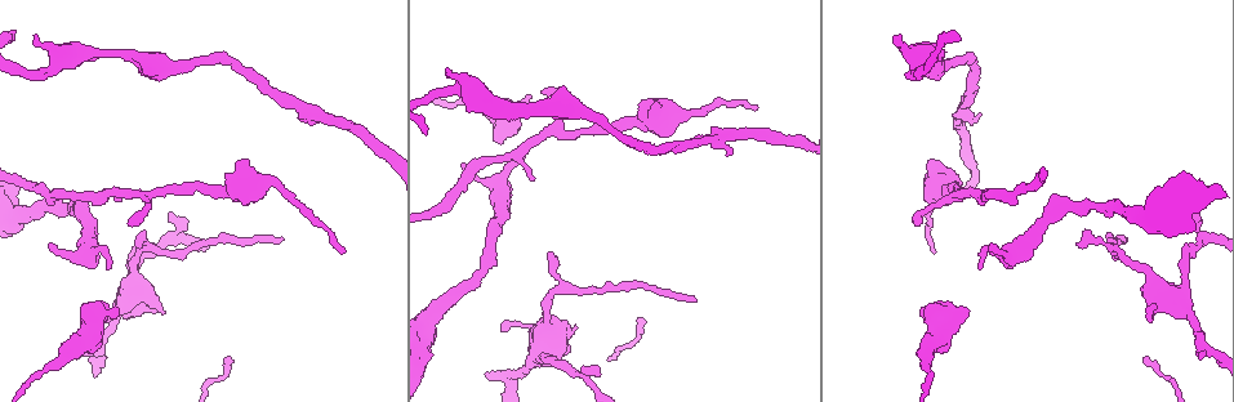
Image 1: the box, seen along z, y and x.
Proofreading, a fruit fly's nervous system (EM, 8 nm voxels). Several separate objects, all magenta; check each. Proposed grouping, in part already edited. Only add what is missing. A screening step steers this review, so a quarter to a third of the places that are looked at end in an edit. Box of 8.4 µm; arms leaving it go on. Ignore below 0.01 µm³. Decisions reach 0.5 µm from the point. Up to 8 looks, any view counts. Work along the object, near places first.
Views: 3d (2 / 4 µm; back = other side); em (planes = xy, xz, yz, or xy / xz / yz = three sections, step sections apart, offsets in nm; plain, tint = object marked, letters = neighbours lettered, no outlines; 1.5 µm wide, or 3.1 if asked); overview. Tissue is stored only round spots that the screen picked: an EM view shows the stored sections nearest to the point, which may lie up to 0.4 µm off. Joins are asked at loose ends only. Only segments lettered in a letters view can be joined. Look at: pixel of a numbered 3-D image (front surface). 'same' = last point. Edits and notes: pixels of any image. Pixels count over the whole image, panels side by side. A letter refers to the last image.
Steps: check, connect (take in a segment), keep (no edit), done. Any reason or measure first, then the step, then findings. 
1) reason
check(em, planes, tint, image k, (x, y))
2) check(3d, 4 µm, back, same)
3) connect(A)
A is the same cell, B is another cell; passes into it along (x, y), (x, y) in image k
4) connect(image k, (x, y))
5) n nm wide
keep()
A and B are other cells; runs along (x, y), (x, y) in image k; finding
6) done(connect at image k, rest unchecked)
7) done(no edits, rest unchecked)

branch stops here
check(em, planes, tint, image 1, (487, 374))

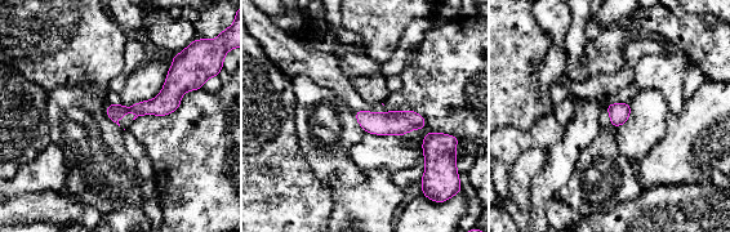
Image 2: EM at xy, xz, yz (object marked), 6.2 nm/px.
see the neighbours
check(em, planes, letters, same)

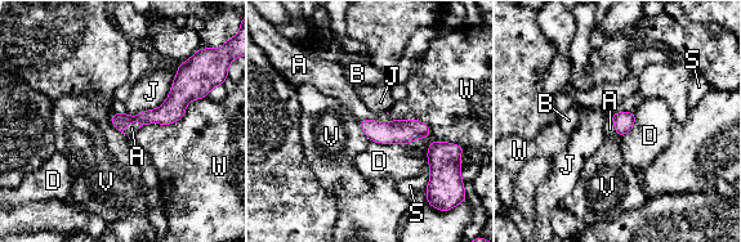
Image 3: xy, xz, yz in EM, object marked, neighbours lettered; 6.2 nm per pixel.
100 nm wide
connect(A)
A is the same cell, B, D, J, S, V and W are other cells; passes into it along (404, 131), (374, 121), (346, 93) in image 3; it goes on there

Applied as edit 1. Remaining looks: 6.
branch stops here
check(em, planes, letters, image 1, (462, 163))

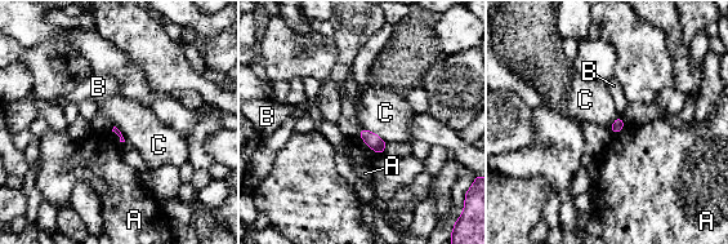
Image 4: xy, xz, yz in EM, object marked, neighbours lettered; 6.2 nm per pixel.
keep()
A, B and C are other cells; border along (361, 128), (376, 133), (385, 142) in image 4; none of them fits

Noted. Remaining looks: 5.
tapers out
check(3d, 2 µm, image 1, (914, 225))

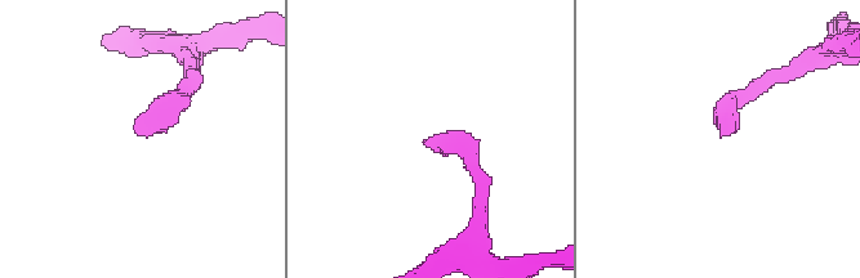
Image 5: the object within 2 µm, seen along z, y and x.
shape alone is not enough
check(em, yz, step 8, tint, image 5, (723, 134))

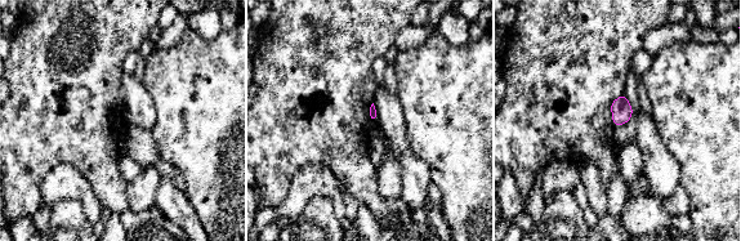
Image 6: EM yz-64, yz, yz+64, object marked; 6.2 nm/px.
check(em, planes, letters, same)

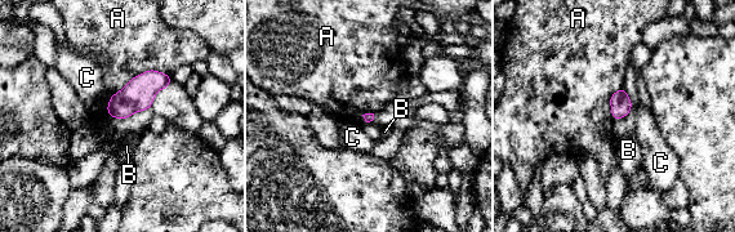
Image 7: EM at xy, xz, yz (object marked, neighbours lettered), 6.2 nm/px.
keep()
A, B and C are other cells; border along (169, 75), (136, 75), (107, 114) in image 7; no lettered segment goes on from it

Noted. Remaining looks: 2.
done(connect at image 3, rest unchecked)

